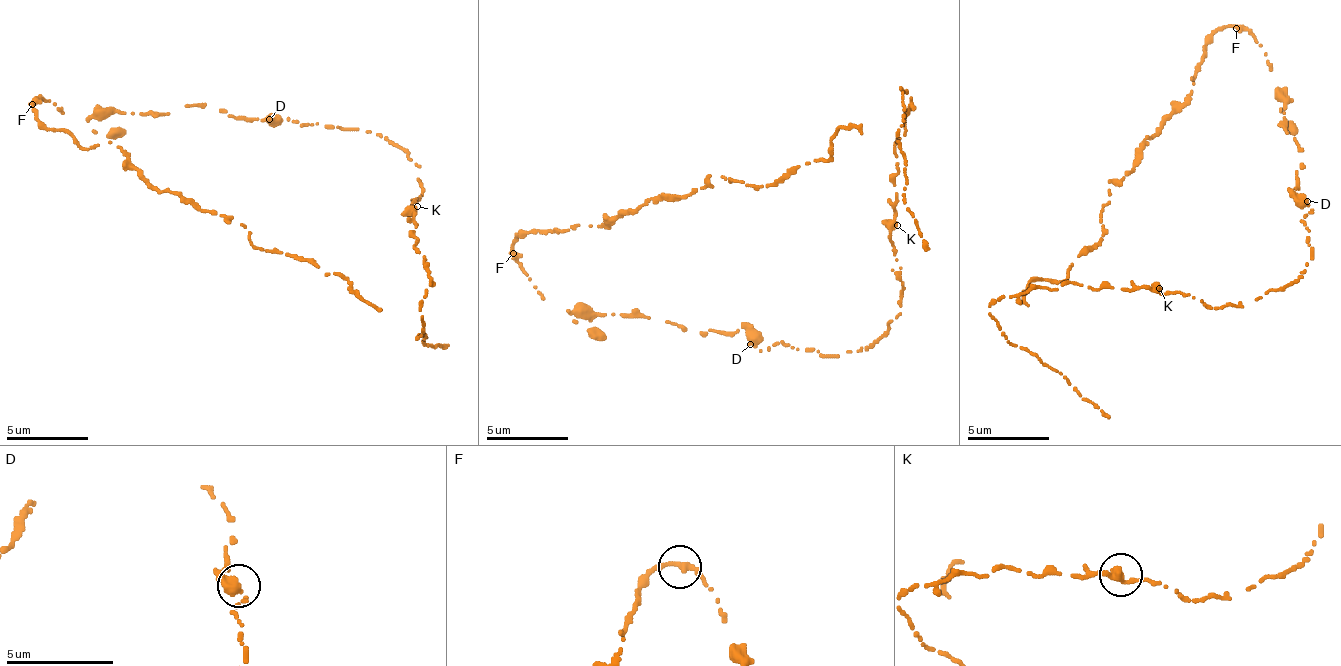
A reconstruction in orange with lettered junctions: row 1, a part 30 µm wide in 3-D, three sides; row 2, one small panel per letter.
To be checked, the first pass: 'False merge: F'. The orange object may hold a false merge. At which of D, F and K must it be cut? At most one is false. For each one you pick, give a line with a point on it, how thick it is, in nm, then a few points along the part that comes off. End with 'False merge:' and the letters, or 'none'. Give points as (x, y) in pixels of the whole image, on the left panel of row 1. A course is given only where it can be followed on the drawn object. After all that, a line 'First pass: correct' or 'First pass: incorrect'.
F: (32, 104) | 300 nm | (34, 102), (83, 150), (116, 147), (153, 185), (380, 309)
False merge: F
First pass: correct

